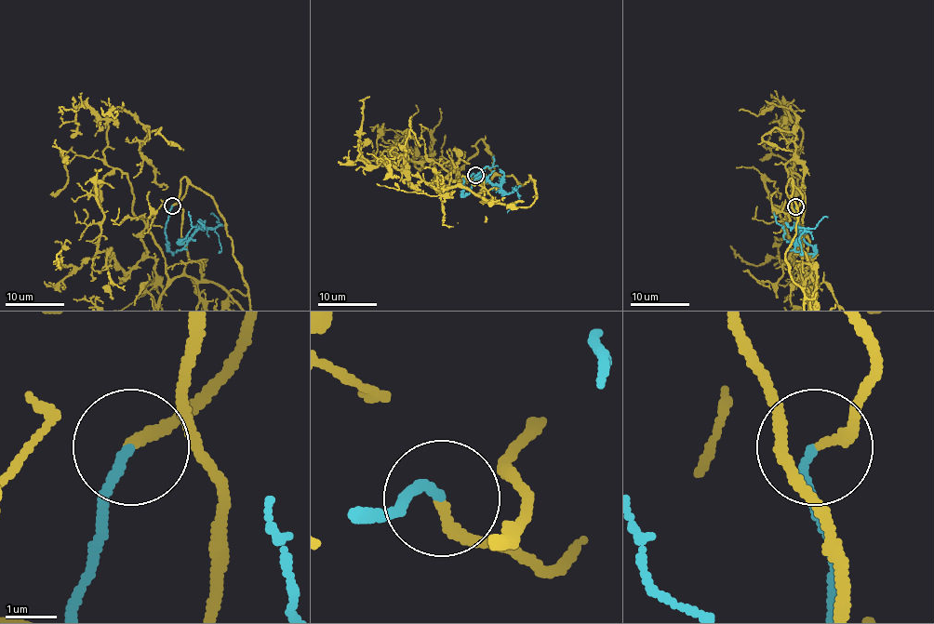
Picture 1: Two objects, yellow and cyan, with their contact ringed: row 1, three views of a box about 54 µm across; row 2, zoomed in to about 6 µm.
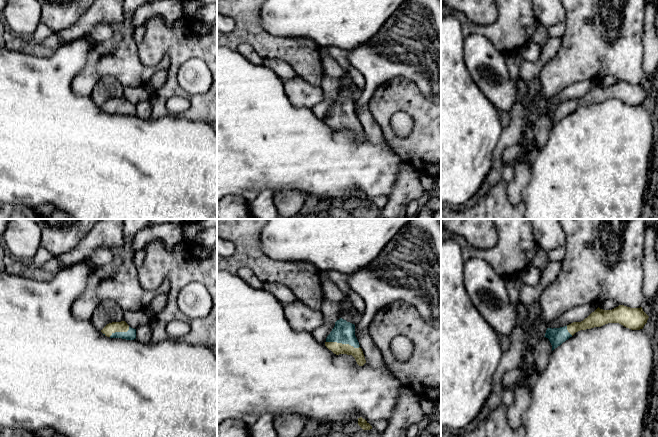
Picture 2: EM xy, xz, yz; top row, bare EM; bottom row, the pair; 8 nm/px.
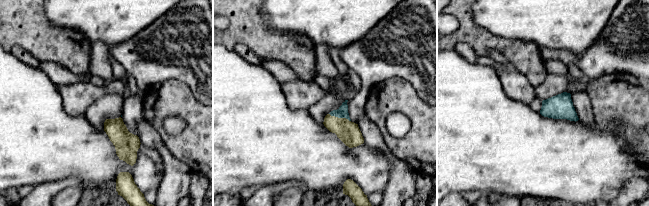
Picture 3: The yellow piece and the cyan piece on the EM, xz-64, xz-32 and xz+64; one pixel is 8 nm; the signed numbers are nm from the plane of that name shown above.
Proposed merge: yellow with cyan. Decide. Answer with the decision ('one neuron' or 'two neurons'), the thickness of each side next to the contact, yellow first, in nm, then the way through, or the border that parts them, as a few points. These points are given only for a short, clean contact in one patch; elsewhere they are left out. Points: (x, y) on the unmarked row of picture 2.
one neuron; calibres 100 and 180 nm; way xz (337, 124), (343, 120), (343, 108)

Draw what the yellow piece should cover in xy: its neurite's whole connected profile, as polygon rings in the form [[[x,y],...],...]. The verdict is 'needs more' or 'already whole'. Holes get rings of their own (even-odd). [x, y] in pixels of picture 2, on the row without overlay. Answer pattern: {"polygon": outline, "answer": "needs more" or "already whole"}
{"polygon": [[[125,97],[109,99],[101,108],[110,114],[136,115],[136,105],[131,104]]], "answer": "needs more"}

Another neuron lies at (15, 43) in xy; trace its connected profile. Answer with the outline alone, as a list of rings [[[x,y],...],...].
[[[11,34],[7,35],[5,47],[14,52],[20,52],[36,57],[48,57],[56,51],[36,43],[28,42],[26,38]]]

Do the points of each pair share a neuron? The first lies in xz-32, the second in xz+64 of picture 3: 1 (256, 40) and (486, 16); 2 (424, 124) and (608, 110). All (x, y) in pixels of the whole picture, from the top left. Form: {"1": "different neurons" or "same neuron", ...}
{"1": "different neurons", "2": "same neuron"}

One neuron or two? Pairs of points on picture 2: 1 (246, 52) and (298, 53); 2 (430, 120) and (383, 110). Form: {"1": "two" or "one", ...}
{"1": "two", "2": "one"}

